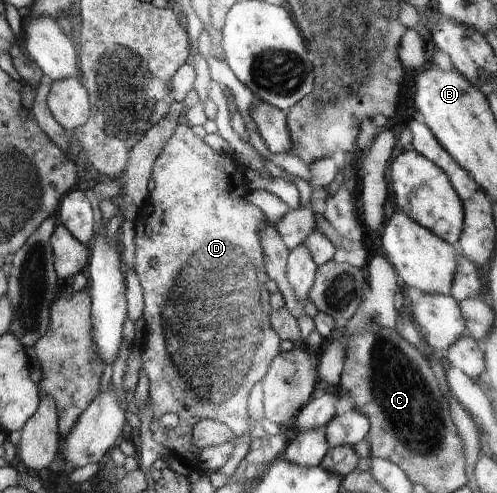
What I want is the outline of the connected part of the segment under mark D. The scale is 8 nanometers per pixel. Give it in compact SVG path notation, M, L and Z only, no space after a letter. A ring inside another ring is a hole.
M183 120L176 124L172 137L164 146L158 159L154 162L152 178L155 183L154 189L149 193L147 200L138 208L137 217L134 221L135 225L135 256L136 261L134 271L138 276L141 288L143 289L143 317L146 320L146 349L142 350L141 369L146 372L149 377L149 405L153 408L153 420L151 431L153 439L158 443L168 447L171 453L182 461L190 461L200 453L210 453L212 457L208 457L208 469L220 469L220 465L224 465L234 446L245 433L250 434L250 426L248 426L247 401L251 389L262 380L268 371L271 361L281 352L281 339L273 330L270 321L271 305L269 302L269 293L265 286L269 277L265 270L265 257L263 252L263 243L261 236L263 229L270 225L266 215L252 204L246 196L250 191L246 191L245 183L245 167L242 167L233 155L227 155L223 152L218 152L203 139L199 138L192 132L192 128ZM165 413L177 413L178 425L174 428L165 427L162 425L162 415ZM204 418L210 418L212 421L219 421L227 425L234 434L235 439L229 442L224 442L224 445L216 445L216 449L200 449L194 447L192 443L193 427L197 421Z

